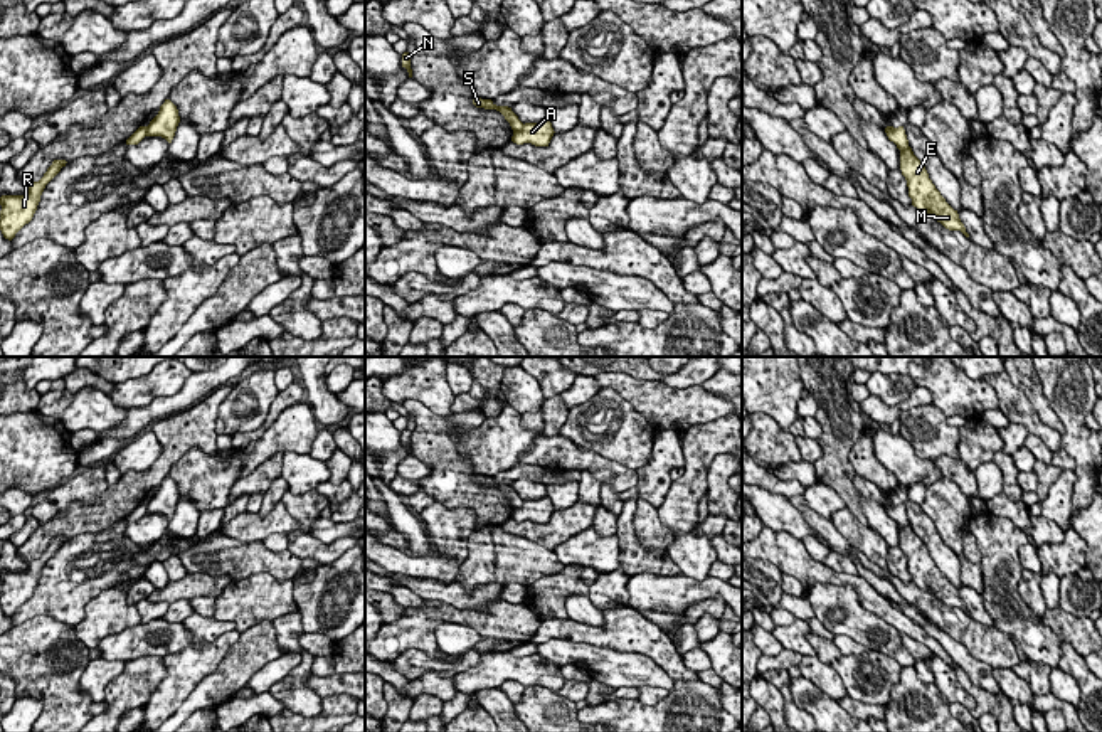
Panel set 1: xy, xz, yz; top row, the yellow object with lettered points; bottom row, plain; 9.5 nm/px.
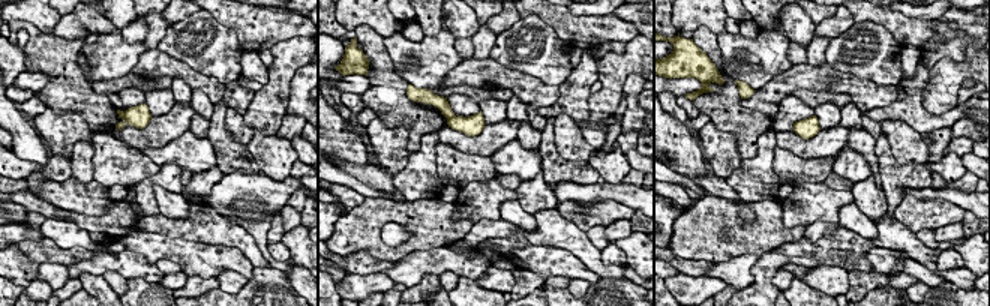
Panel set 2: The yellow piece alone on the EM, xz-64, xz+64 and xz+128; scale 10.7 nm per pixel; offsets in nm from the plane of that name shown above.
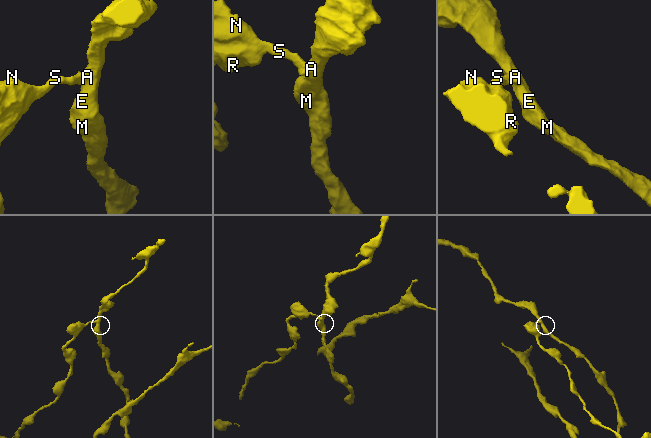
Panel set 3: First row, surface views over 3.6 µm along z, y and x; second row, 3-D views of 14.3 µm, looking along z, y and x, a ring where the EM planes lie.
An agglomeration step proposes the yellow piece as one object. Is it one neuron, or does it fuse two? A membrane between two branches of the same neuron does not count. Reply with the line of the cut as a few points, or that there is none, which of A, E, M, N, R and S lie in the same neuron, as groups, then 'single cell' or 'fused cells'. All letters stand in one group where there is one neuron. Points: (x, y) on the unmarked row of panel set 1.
xz (524, 502), (513, 509) | A E M / N R S | fused cells

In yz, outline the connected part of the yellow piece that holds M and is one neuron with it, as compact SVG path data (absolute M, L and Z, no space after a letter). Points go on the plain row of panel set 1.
M887 503L885 507L888 517L893 518L900 527L900 547L907 557L912 582L917 584L920 589L930 592L937 599L940 599L946 606L961 607L966 614L969 614L964 601L959 596L957 587L954 587L946 579L946 576L940 572L940 569L929 555L925 544L909 523L903 503Z

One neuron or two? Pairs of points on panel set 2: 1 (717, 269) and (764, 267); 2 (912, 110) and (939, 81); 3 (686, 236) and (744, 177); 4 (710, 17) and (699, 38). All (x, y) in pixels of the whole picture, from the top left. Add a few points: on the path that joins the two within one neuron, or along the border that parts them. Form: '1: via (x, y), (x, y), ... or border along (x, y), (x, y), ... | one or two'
1: border along (761, 255), (750, 270), (753, 281), (740, 290) | two
2: border along (929, 69), (921, 105), (939, 116) | two
3: border along (779, 201), (759, 200), (743, 203) | two
4: border along (692, 30), (707, 26), (717, 35) | two

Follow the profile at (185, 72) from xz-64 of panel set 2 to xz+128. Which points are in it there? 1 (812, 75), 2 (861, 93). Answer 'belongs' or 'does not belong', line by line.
1: belongs
2: belongs

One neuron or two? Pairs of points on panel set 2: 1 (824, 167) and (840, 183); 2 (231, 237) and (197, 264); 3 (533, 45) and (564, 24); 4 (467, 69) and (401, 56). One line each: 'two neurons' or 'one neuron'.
1: two neurons
2: two neurons
3: two neurons
4: two neurons

